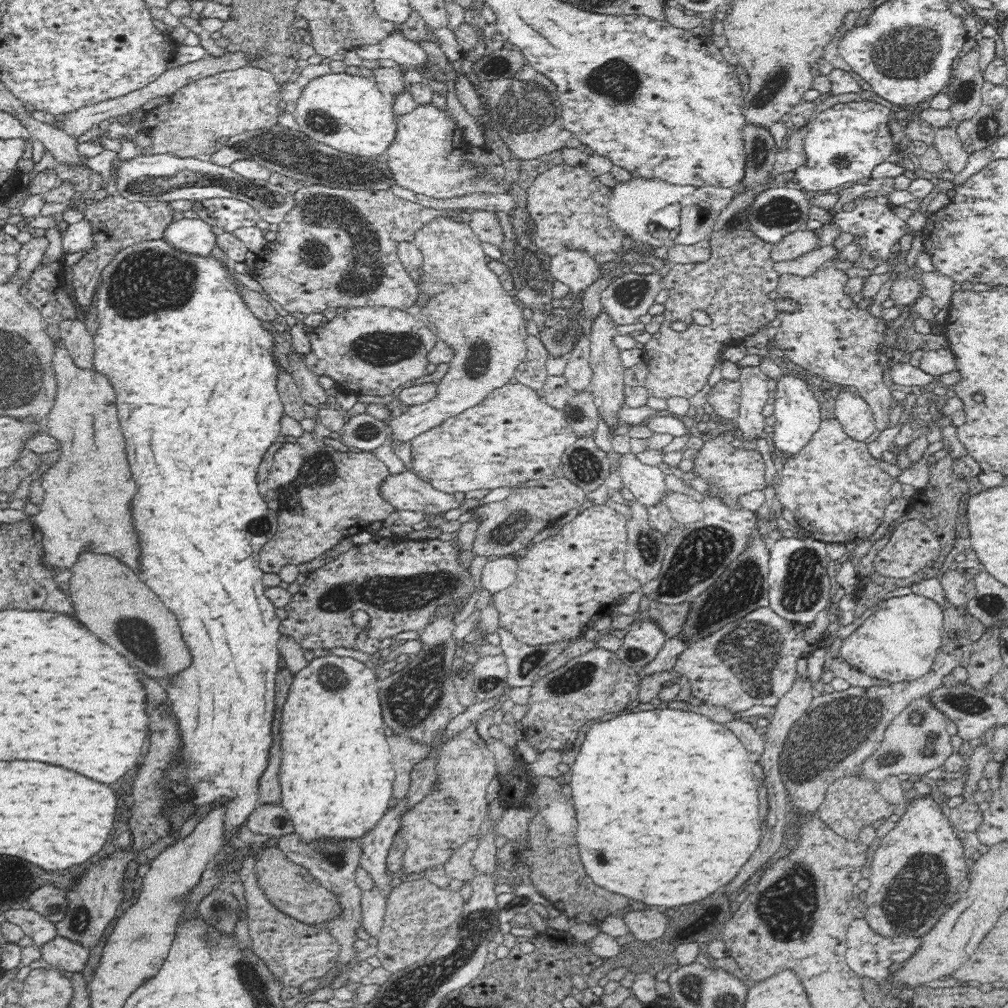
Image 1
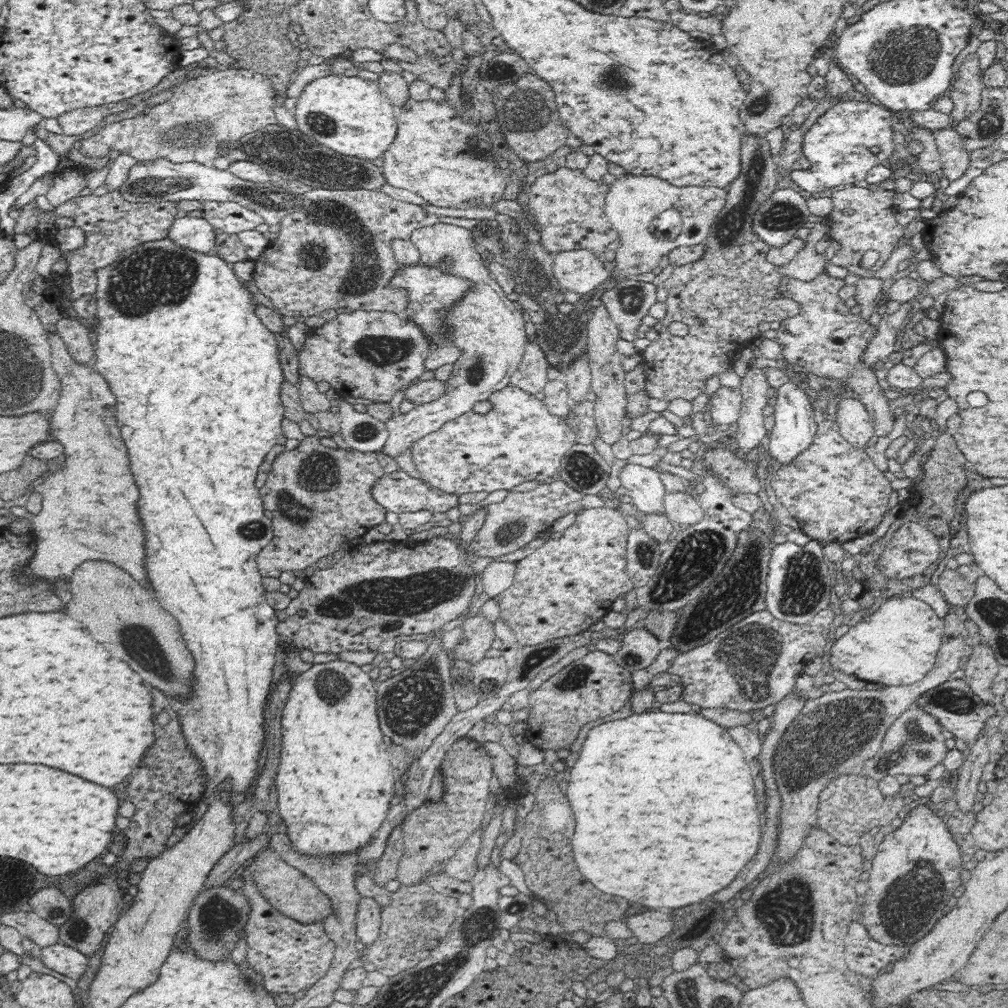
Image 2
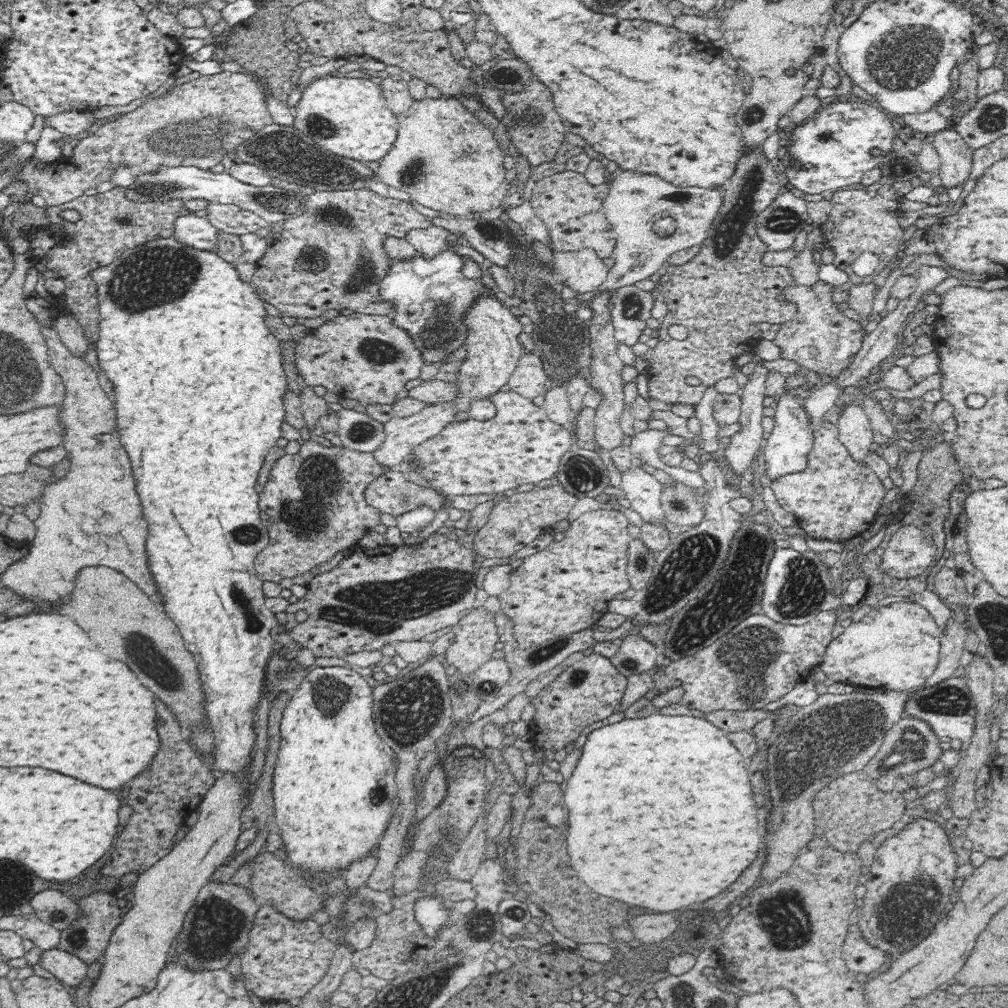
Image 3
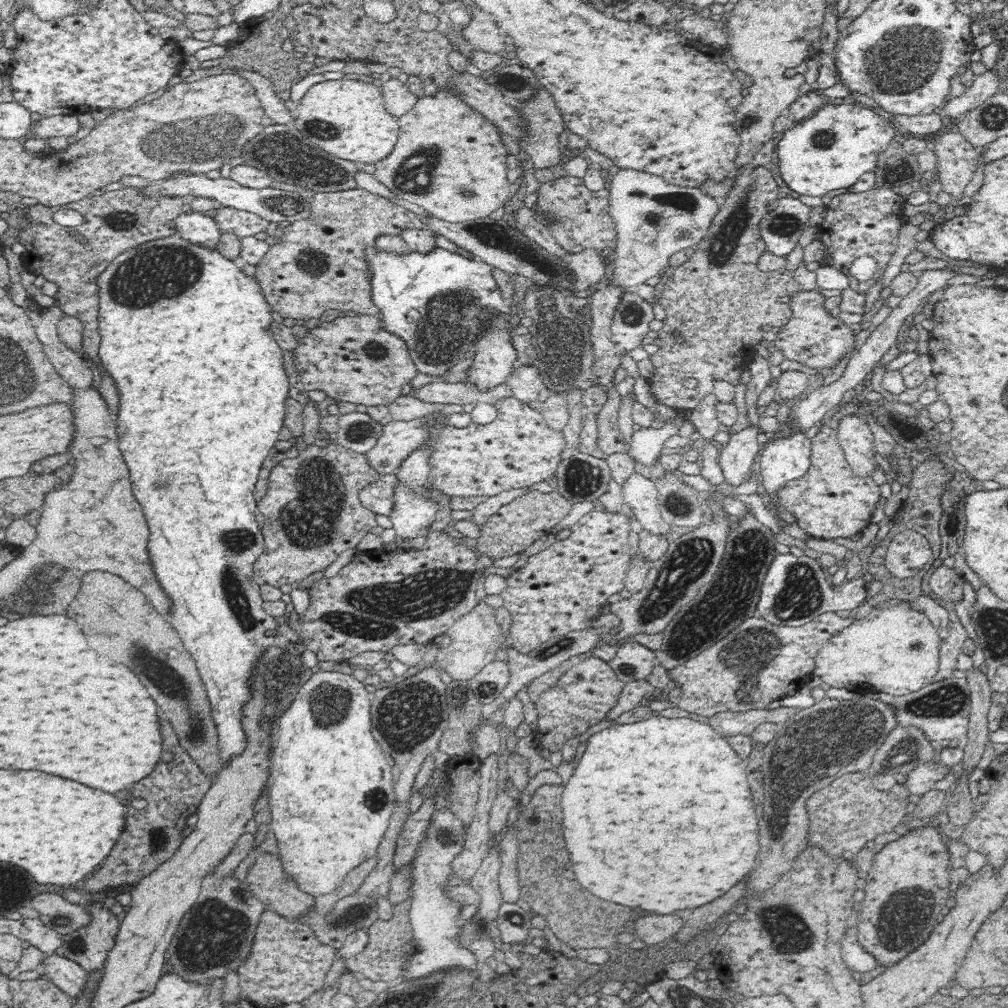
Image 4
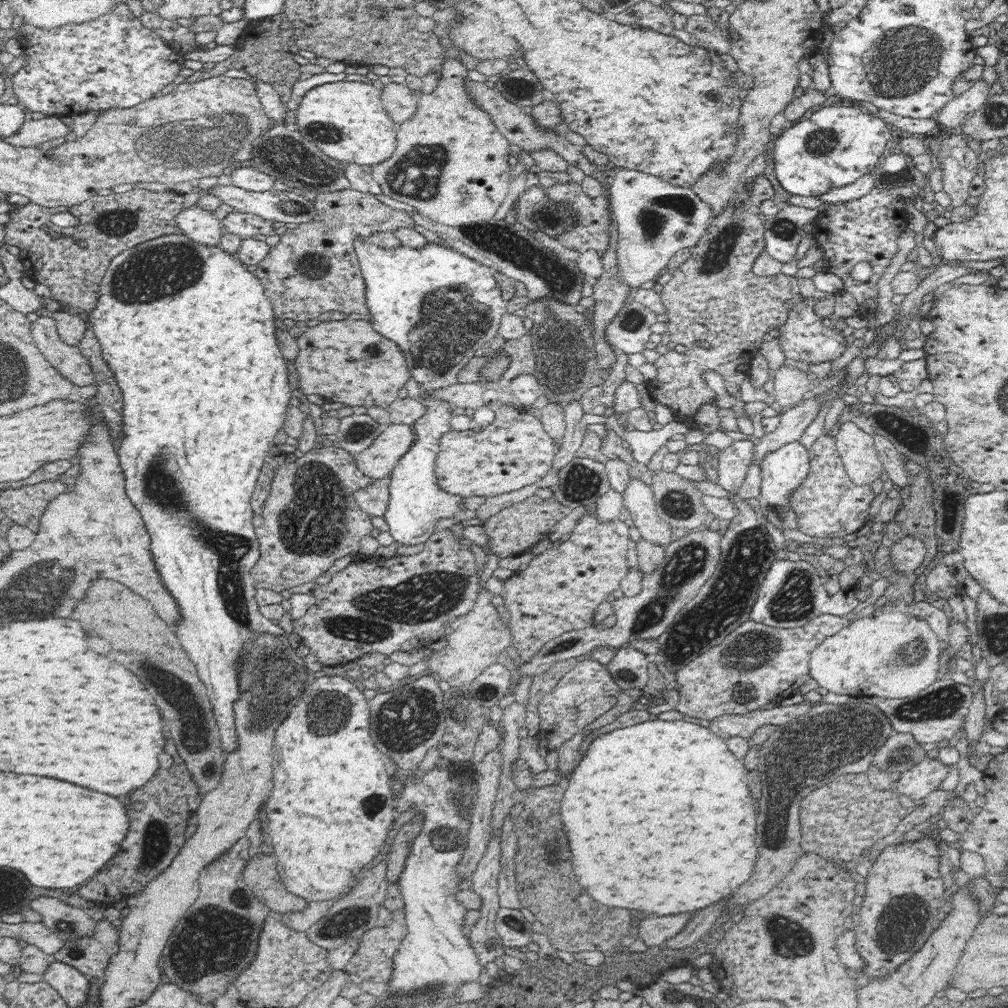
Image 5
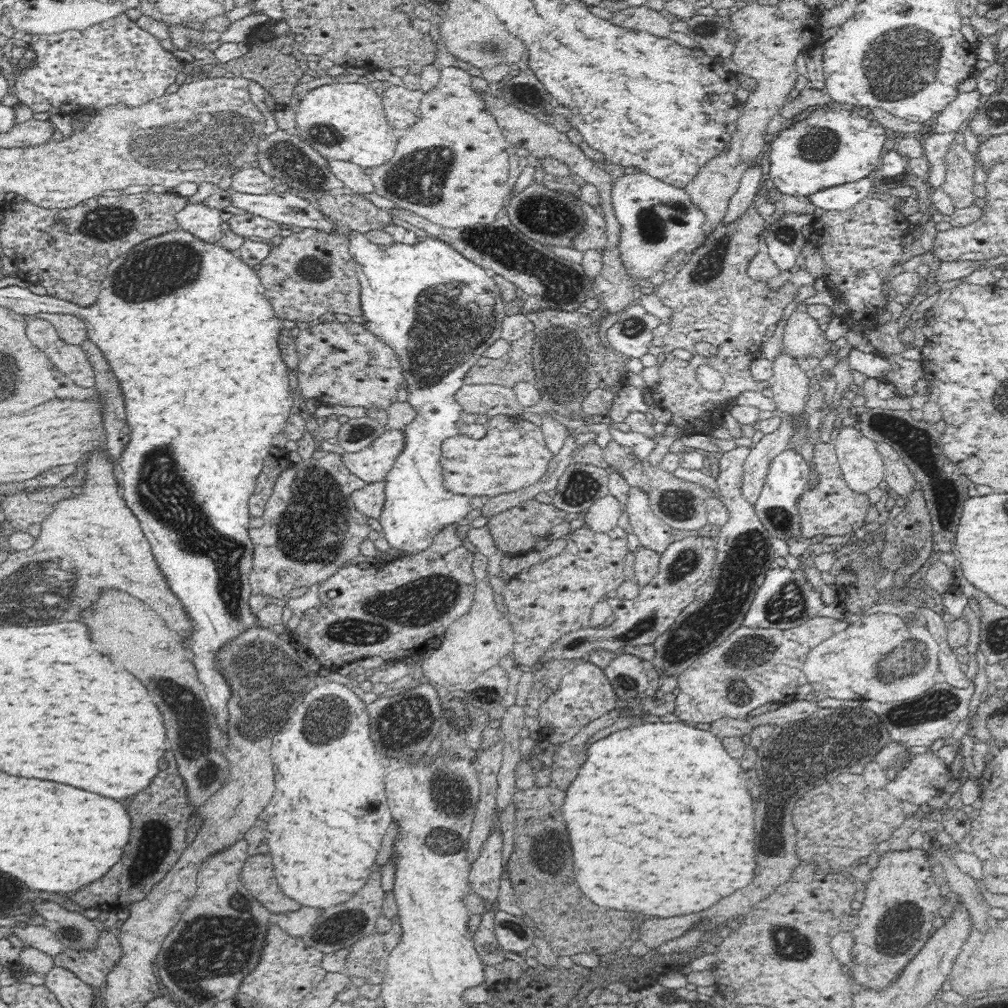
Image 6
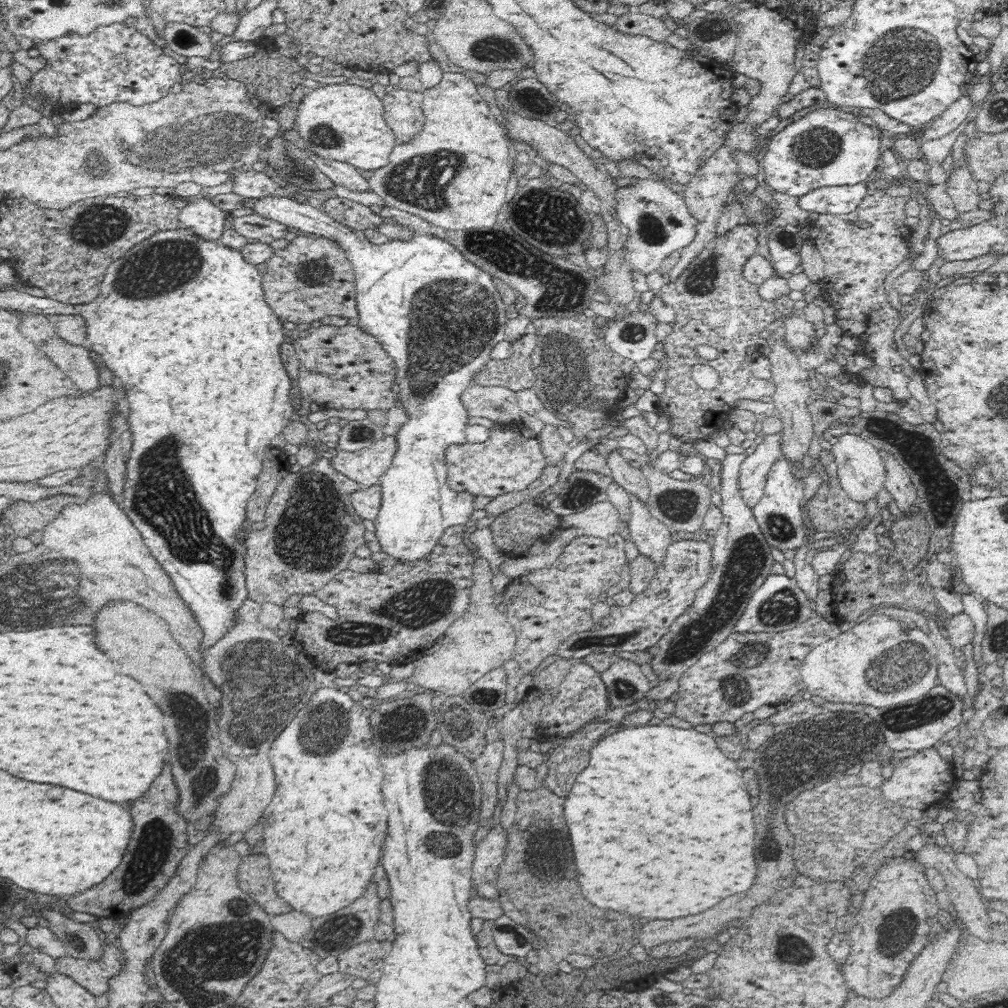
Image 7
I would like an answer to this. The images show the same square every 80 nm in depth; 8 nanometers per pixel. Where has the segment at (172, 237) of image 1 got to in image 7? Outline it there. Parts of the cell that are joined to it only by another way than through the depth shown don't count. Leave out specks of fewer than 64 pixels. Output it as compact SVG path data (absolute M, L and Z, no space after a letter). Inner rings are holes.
M210 199L190 201L178 213L181 227L193 230L206 240L217 241L228 226L229 215L214 205Z

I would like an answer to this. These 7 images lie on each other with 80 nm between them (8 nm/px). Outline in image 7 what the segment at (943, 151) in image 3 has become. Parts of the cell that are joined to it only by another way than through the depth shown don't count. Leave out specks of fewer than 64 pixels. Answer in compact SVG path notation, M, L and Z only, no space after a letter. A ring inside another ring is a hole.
M958 143L953 146L953 159L955 169L945 182L947 193L960 213L976 210L982 200L978 182L972 179L964 161L964 153L961 152L961 145Z

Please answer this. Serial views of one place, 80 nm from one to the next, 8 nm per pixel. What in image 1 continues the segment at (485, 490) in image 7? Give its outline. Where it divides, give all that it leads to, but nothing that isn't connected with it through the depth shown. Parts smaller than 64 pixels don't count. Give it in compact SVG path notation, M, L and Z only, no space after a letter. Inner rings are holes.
M506 383L480 405L415 436L410 441L411 464L414 473L442 492L463 493L470 492L470 488L494 490L552 474L561 466L563 452L576 439L564 412L551 408L528 386Z

